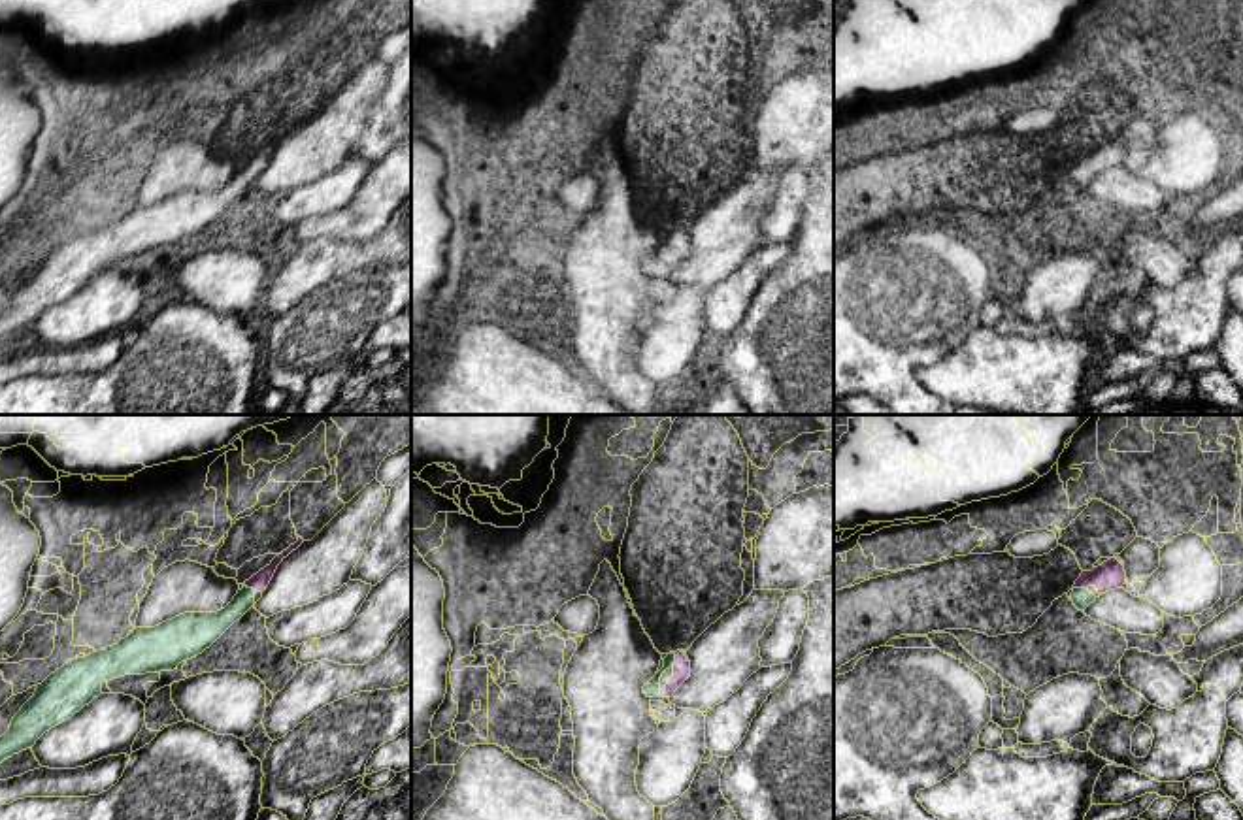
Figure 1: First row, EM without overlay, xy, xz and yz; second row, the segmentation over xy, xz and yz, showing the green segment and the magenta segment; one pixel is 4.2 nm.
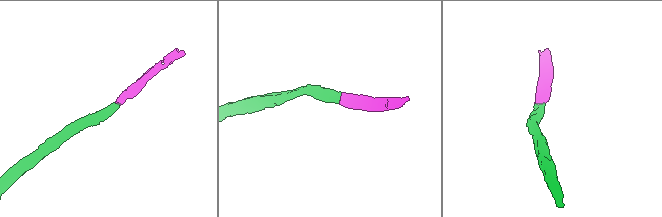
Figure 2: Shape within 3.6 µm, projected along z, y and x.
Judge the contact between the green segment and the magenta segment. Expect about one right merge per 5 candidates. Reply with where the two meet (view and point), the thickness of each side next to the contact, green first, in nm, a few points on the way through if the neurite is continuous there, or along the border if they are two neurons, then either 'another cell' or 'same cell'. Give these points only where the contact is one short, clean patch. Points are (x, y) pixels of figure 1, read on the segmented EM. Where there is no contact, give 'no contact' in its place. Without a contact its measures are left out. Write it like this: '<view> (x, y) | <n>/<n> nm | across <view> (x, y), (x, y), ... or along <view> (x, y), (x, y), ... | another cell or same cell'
xy (251, 589) | 130/70 nm | across xy (206, 626), (219, 623), (251, 589), (259, 581) | same cell

